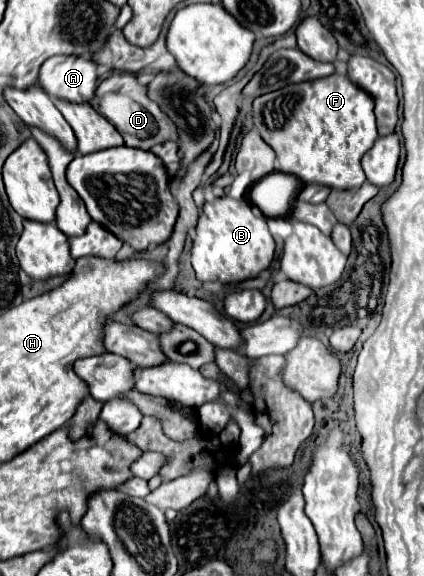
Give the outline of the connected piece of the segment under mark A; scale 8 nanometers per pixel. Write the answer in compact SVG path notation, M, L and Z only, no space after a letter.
M52 56L40 68L38 86L52 98L84 104L96 92L96 64L80 56Z

